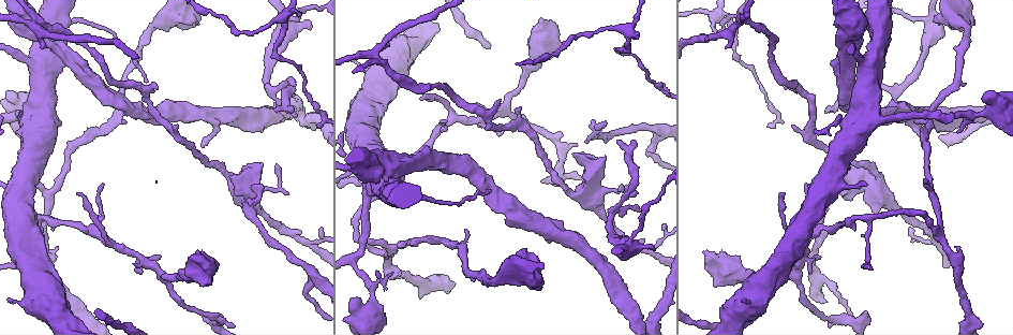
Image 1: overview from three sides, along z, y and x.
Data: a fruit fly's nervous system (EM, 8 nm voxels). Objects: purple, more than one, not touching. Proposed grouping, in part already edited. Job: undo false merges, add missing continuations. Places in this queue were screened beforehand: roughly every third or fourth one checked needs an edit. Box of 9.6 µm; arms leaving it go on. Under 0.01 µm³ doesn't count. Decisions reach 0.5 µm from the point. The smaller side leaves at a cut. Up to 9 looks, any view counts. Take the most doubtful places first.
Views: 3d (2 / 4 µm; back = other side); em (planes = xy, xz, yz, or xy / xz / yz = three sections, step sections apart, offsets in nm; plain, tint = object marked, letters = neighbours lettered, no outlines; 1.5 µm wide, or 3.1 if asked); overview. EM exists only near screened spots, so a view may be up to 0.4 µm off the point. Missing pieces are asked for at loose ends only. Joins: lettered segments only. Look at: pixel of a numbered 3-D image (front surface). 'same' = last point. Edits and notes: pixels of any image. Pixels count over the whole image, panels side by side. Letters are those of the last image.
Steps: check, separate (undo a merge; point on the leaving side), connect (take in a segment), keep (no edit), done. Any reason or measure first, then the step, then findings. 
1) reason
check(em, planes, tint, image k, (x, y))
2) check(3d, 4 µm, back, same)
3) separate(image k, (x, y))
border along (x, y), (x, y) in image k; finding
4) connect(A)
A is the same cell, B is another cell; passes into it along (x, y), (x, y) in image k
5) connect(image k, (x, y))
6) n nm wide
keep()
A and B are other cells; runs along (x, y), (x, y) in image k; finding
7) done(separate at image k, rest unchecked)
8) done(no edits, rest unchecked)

abrupt turn
check(em, xz, step 4, letters, image 1, (743, 22))

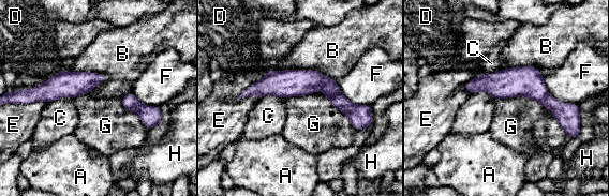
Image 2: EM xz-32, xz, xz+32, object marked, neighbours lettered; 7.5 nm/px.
190 nm wide
separate(image 2, (306, 81))
A, B, C, D, E, F, G and H are other cells; the part that leaves runs along (337, 90), (271, 84), (243, 94) in image 2; two cells meet here

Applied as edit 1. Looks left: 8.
an open end
check(em, xy, step 8, tint, image 1, (542, 179))

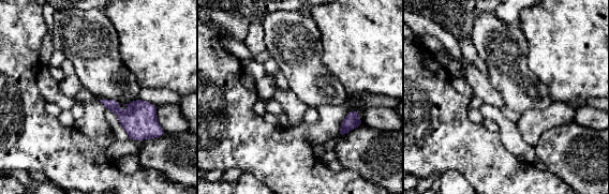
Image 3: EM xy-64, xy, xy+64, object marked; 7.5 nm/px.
cut it another way
check(em, planes, letters, same)

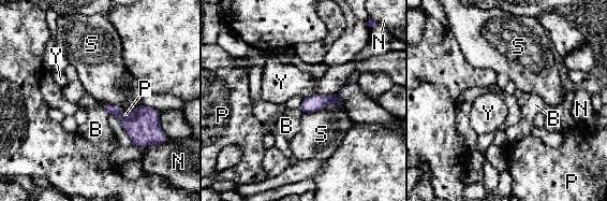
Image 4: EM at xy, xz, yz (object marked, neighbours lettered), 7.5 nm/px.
keep()
B, N, P, S and Y are other cells; border along (314, 94), (304, 99) in image 4; no lettered segment goes on from it

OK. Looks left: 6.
an open end
check(3d, 2 µm, image 1, (444, 122))

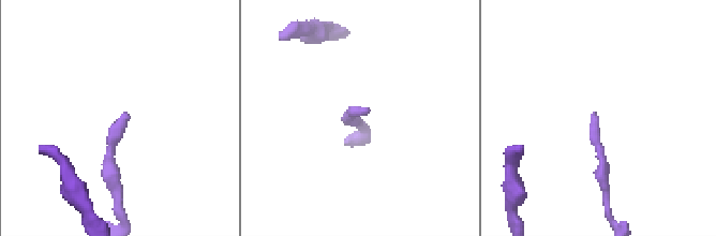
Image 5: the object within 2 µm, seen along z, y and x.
check(em, planes, letters, image 5, (366, 107))

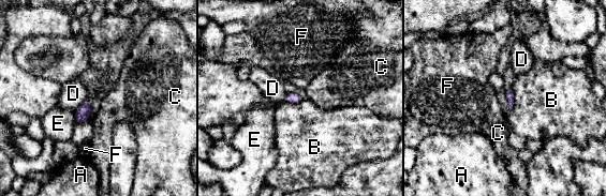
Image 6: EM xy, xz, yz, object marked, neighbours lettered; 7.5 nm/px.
B touches over 150 nm
keep()
A, B, C, D, E and F are other cells; no lettered segment goes on from it

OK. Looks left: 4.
check(em, planes, letters, image 1, (597, 126))

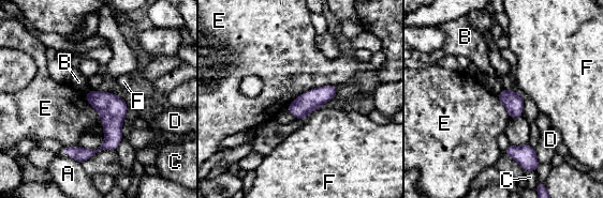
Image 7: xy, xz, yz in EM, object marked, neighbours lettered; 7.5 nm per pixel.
E touches over 420 nm
keep()
A, B, C, D, E and F are other cells; border along (335, 85), (311, 88), (285, 108) in image 7; none of them fits

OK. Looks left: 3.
done(separate at image 2, rest unchecked)

